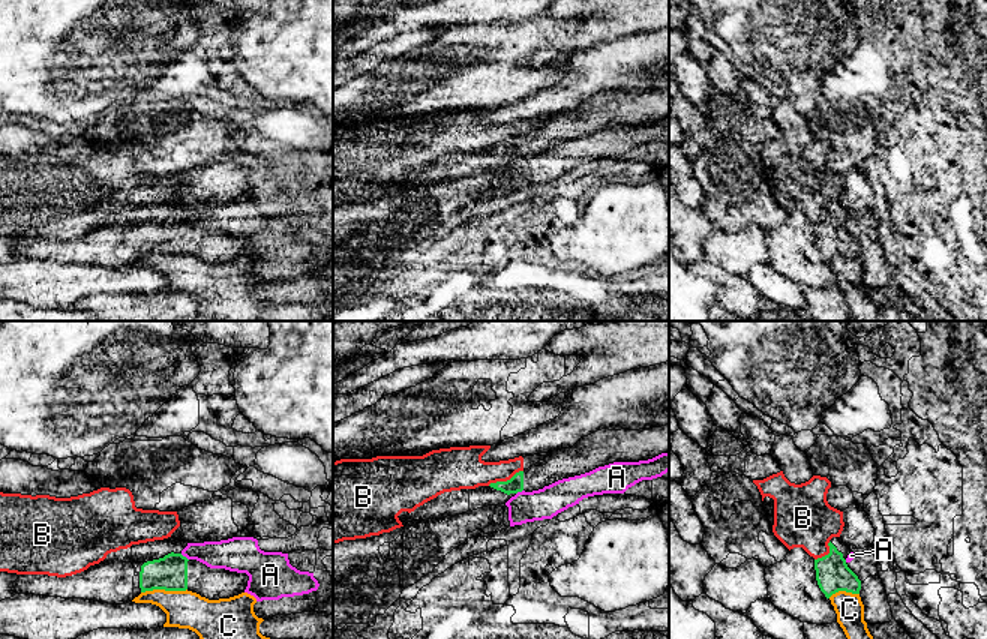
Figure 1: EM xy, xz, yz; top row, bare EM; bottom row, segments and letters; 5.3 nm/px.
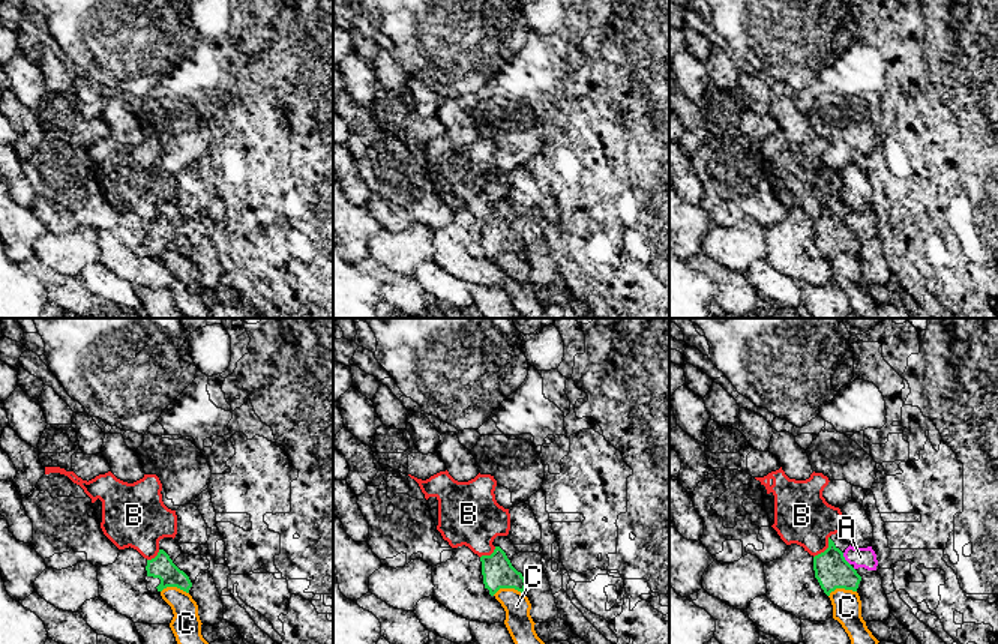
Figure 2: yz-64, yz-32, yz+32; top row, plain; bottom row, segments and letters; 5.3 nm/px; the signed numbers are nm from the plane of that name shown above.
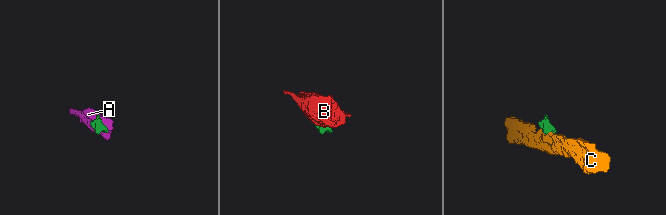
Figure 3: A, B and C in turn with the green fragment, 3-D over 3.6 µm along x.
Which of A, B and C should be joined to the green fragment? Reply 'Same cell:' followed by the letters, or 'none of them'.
Same cell: none of them

